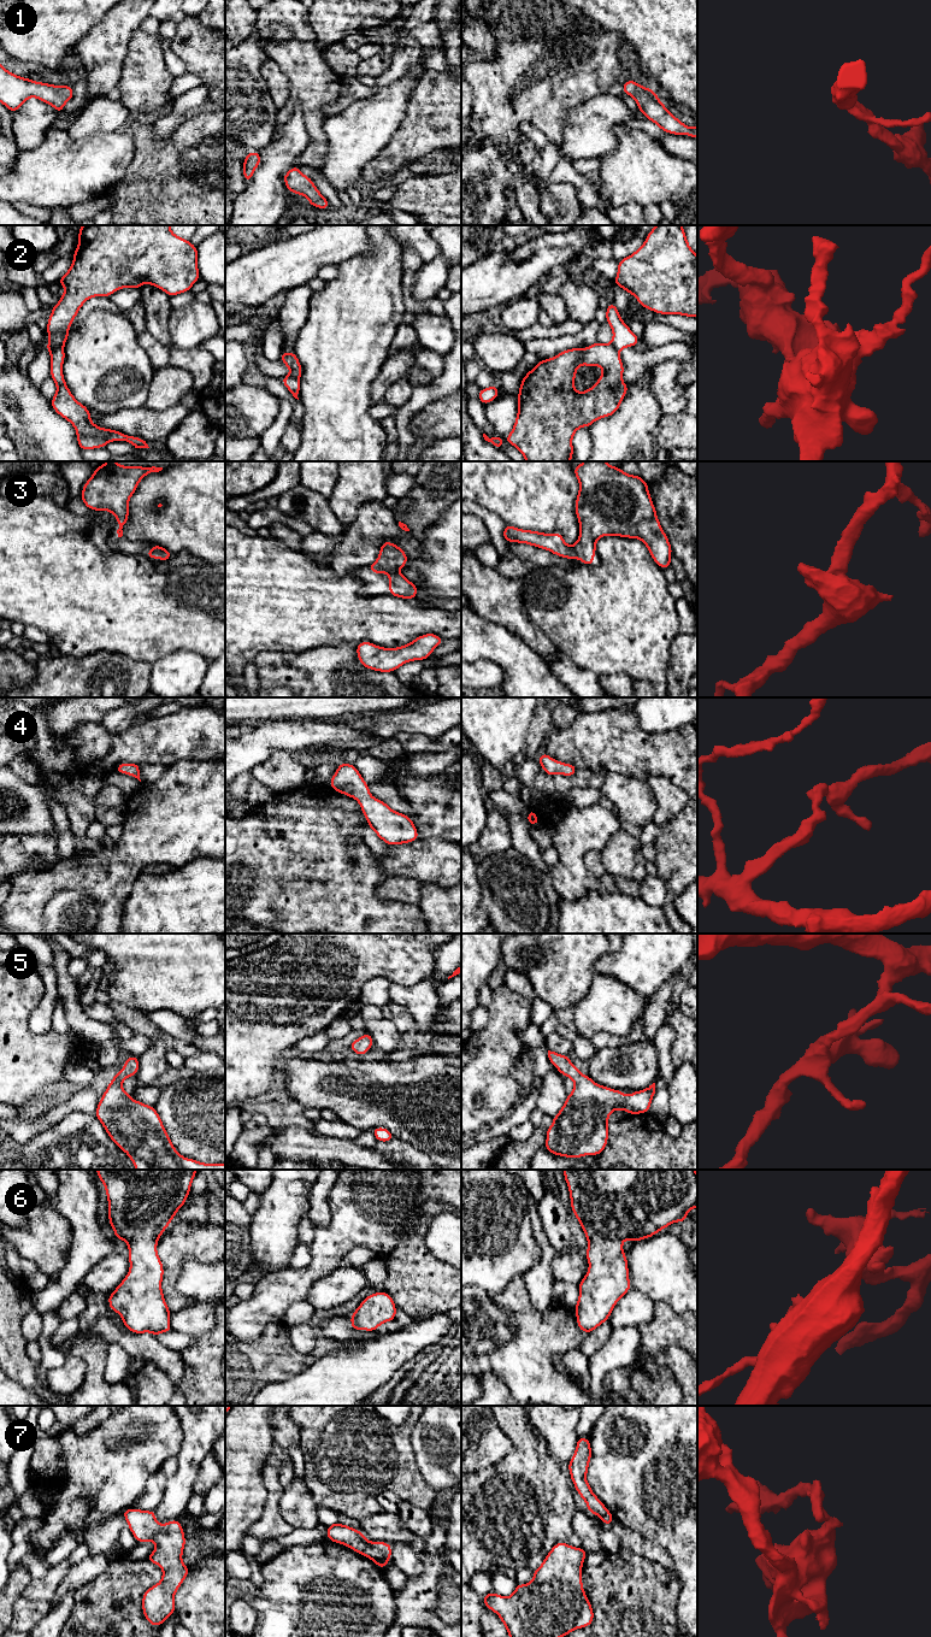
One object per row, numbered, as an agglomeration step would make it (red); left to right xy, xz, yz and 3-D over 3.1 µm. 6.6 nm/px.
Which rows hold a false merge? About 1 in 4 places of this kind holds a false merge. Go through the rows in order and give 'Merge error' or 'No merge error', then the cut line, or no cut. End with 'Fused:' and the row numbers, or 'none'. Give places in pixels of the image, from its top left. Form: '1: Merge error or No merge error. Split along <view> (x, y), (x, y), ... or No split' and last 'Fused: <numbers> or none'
1: No merge error. No split
2: Merge error. Split along xy (63, 346), (57, 346), (49, 352)
3: No merge error. No split
4: No merge error. No split
5: No merge error. No split
6: No merge error. No split
7: Merge error. Split along xz (370, 1542), (360, 1553)
Fused: 2, 7

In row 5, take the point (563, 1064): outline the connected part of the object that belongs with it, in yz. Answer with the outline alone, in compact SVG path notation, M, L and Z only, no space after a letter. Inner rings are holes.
M548 1050L549 1062L565 1077L573 1080L574 1088L561 1107L560 1112L553 1117L553 1123L546 1130L546 1149L559 1156L581 1158L585 1155L600 1155L608 1141L608 1118L613 1111L621 1109L629 1112L630 1115L648 1113L655 1094L655 1083L647 1089L640 1091L630 1091L627 1097L624 1091L614 1090L605 1085L596 1084L589 1076L584 1076L568 1059L567 1055L561 1055Z

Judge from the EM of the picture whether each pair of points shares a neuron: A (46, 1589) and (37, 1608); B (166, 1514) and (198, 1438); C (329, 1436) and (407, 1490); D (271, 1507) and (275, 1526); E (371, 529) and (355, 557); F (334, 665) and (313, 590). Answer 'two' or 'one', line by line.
A: two
B: one
C: one
D: one
E: one
F: two

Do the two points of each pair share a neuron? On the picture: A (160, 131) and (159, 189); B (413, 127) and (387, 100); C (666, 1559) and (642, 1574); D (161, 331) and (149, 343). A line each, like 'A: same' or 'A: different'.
A: different
B: different
C: different
D: different

